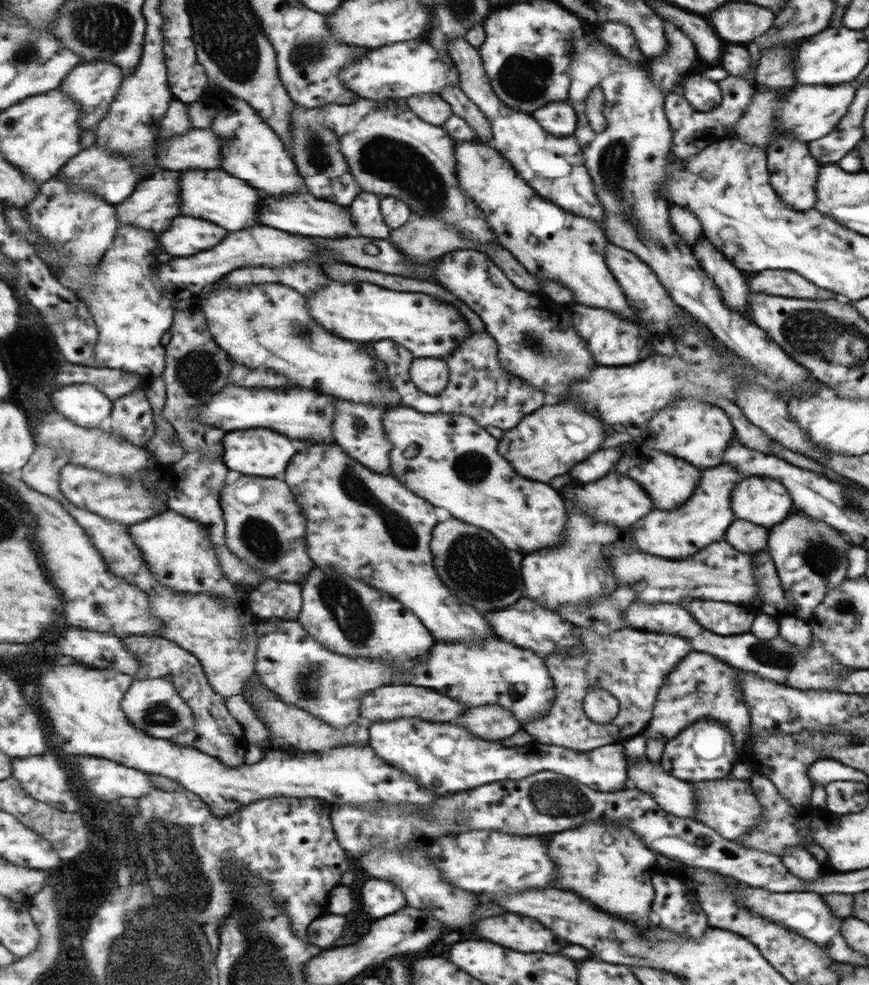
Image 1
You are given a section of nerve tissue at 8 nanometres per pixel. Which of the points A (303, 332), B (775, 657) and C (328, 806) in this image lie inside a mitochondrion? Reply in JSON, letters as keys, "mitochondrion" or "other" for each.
{"A":"mitochondrion","B":"mitochondrion","C":"other"}

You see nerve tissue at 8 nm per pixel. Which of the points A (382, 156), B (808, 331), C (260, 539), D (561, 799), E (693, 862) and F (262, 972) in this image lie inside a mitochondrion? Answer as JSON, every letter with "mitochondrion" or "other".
{"A":"mitochondrion","B":"mitochondrion","C":"mitochondrion","D":"mitochondrion","E":"other","F":"mitochondrion"}

